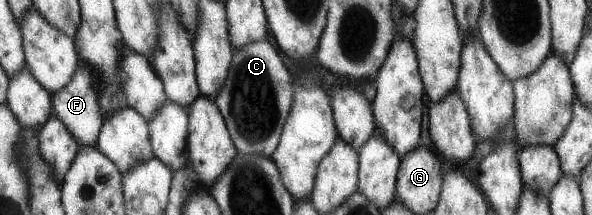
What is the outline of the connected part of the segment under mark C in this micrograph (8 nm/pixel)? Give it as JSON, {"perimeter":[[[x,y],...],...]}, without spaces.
{"perimeter":[[[267,39],[232,50],[227,75],[213,101],[237,152],[271,157],[291,107],[291,84],[292,79],[283,65],[283,59]]]}

